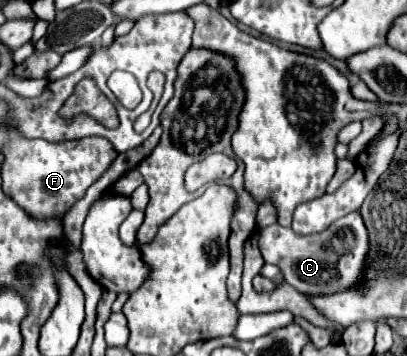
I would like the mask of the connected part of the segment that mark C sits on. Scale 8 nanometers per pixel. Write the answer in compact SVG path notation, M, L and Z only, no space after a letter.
M350 213L334 221L326 231L314 235L298 235L278 223L260 231L260 251L266 263L280 269L284 281L304 293L338 293L360 283L360 271L368 255L368 233L360 213Z

